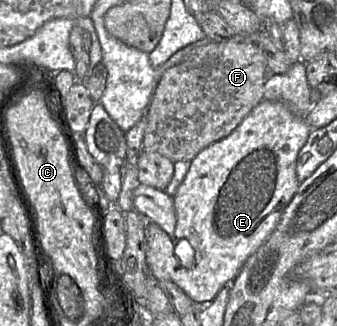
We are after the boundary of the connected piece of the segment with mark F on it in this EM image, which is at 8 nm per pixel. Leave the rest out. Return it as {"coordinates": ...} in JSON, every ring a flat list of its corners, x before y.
{"coordinates":[[229,39,212,40,205,46,193,51,185,61,166,69,154,90,147,114,147,124,144,133,142,151,154,151,169,158,171,161,191,161,201,150,228,136,250,113,250,111,263,100,264,83,270,72,267,71,267,61,262,50,254,43,232,41]]}

